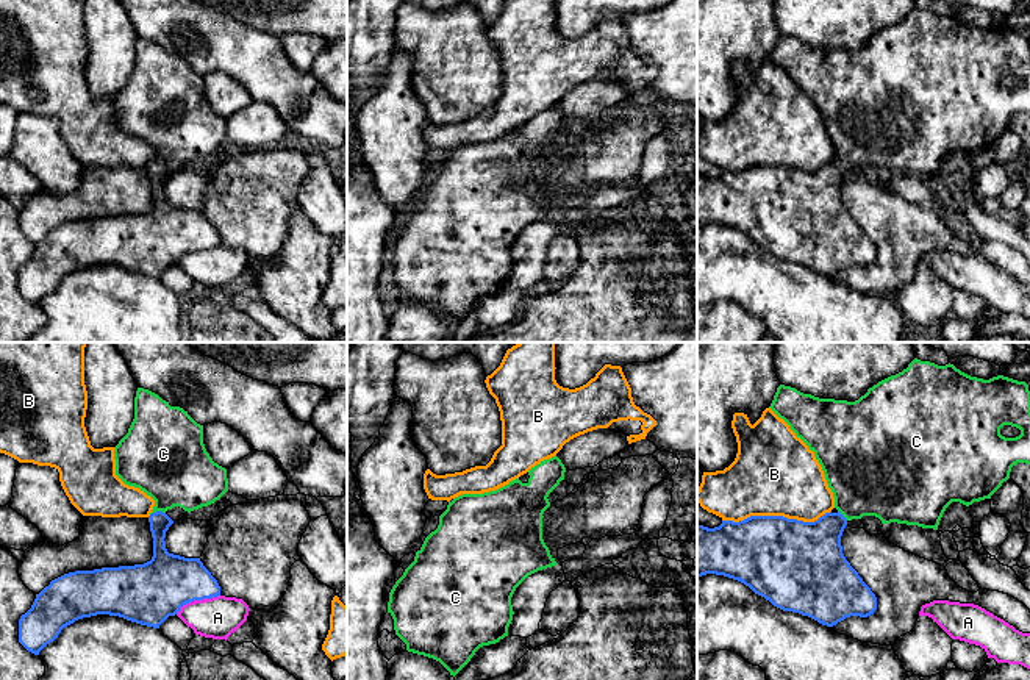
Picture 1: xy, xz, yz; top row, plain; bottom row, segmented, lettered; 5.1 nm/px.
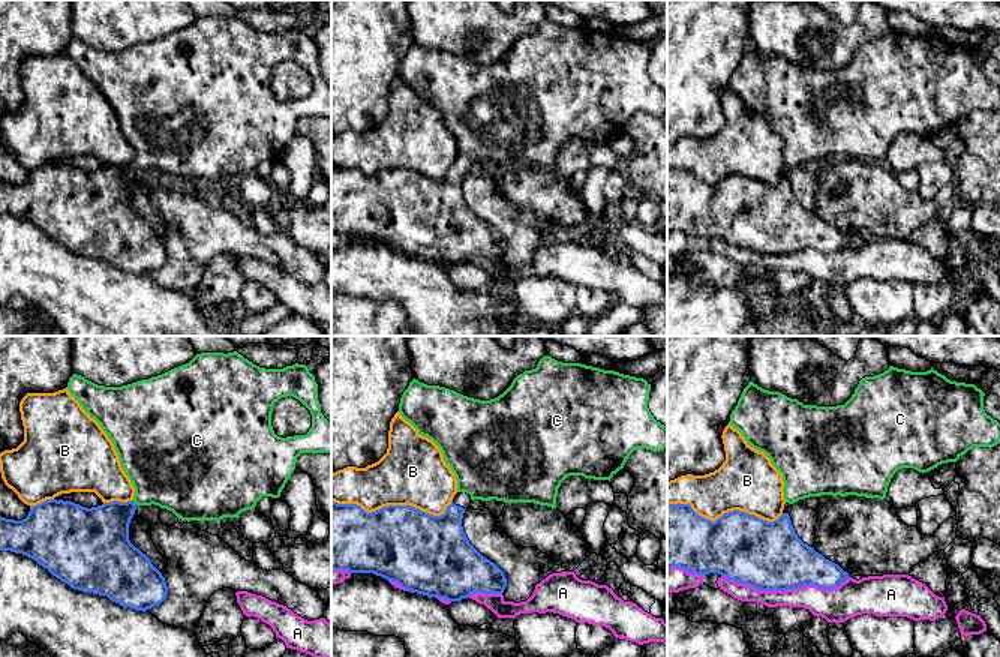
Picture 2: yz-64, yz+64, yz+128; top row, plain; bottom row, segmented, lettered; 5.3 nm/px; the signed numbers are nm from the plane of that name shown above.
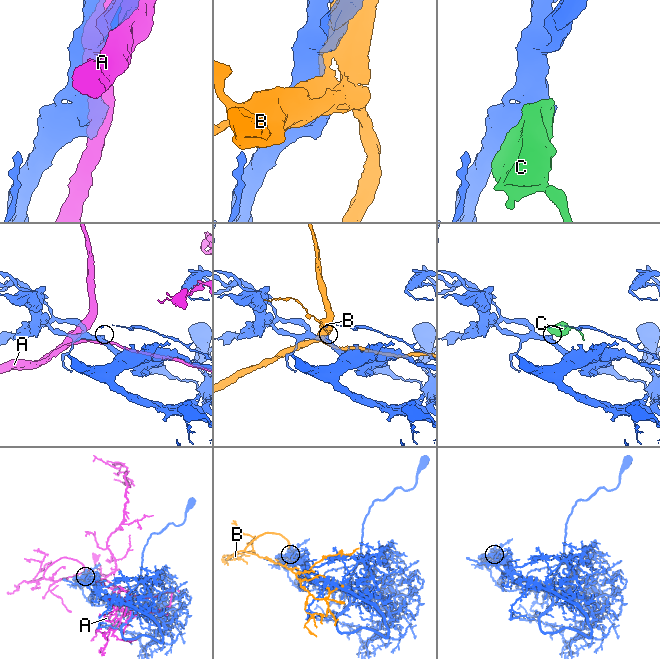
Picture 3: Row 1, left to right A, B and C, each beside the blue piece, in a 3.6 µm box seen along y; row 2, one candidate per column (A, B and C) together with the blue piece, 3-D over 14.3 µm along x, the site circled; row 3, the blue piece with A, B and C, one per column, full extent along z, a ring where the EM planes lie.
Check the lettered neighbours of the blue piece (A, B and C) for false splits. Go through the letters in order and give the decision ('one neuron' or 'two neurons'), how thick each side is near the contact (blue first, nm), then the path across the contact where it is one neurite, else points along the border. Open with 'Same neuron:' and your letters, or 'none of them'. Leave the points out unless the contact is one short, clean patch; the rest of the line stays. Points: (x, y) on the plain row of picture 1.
Same neuron: C
A: two neurons; calibres 300 and 220 nm
B: two neurons; calibres 440 and 440 nm
C: one neuron; calibres 110 and 380 nm; way xy (160, 172), (157, 161), (166, 147), (172, 116)

